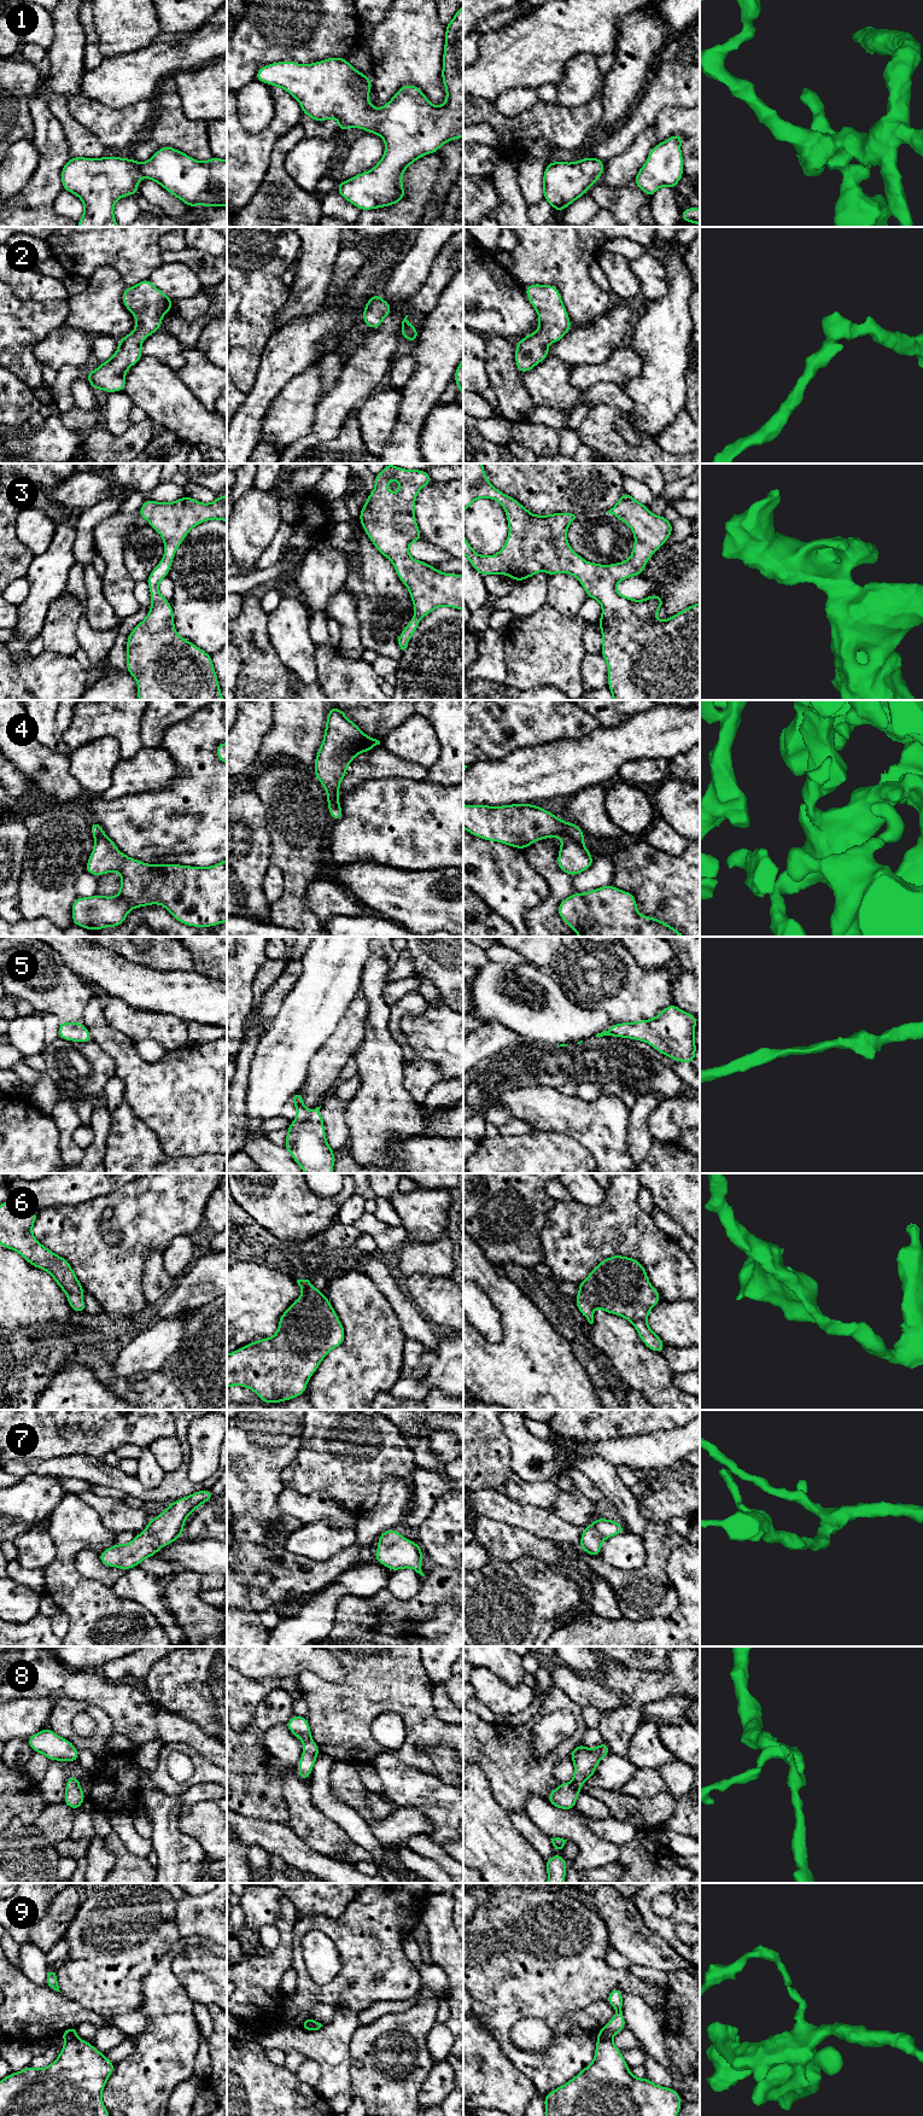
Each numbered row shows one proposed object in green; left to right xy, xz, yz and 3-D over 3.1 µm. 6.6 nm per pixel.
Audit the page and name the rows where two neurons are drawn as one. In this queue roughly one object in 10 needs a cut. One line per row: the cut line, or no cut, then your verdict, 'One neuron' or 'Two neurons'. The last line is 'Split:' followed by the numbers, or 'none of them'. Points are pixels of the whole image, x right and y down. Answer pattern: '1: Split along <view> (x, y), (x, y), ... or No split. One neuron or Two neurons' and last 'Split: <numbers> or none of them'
1: No split. One neuron
2: No split. One neuron
3: No split. One neuron
4: No split. One neuron
5: No split. One neuron
6: No split. One neuron
7: No split. One neuron
8: No split. One neuron
9: Split along yz (599, 2038), (611, 2040). Two neurons
Split: 9

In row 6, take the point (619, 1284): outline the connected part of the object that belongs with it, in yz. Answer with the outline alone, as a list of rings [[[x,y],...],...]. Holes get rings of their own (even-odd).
[[[619,1254],[603,1259],[578,1284],[578,1290],[574,1302],[590,1324],[594,1323],[595,1307],[621,1316],[632,1323],[644,1346],[662,1353],[665,1343],[647,1322],[661,1295],[650,1284],[644,1266],[637,1259]]]

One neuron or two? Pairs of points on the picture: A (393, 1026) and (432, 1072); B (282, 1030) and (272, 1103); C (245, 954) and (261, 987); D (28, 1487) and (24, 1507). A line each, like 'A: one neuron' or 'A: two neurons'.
A: one neuron
B: one neuron
C: two neurons
D: one neuron

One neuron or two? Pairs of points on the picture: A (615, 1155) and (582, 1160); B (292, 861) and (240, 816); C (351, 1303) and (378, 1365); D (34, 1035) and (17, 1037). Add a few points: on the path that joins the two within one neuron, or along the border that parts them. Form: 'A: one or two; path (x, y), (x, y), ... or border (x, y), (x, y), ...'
A: two; border (573, 1140), (579, 1142), (595, 1160)
B: two; border (264, 815), (264, 826), (270, 841), (270, 863)
C: one; path (367, 1318), (373, 1330), (373, 1350)
D: one; path (30, 1035), (21, 1036)

